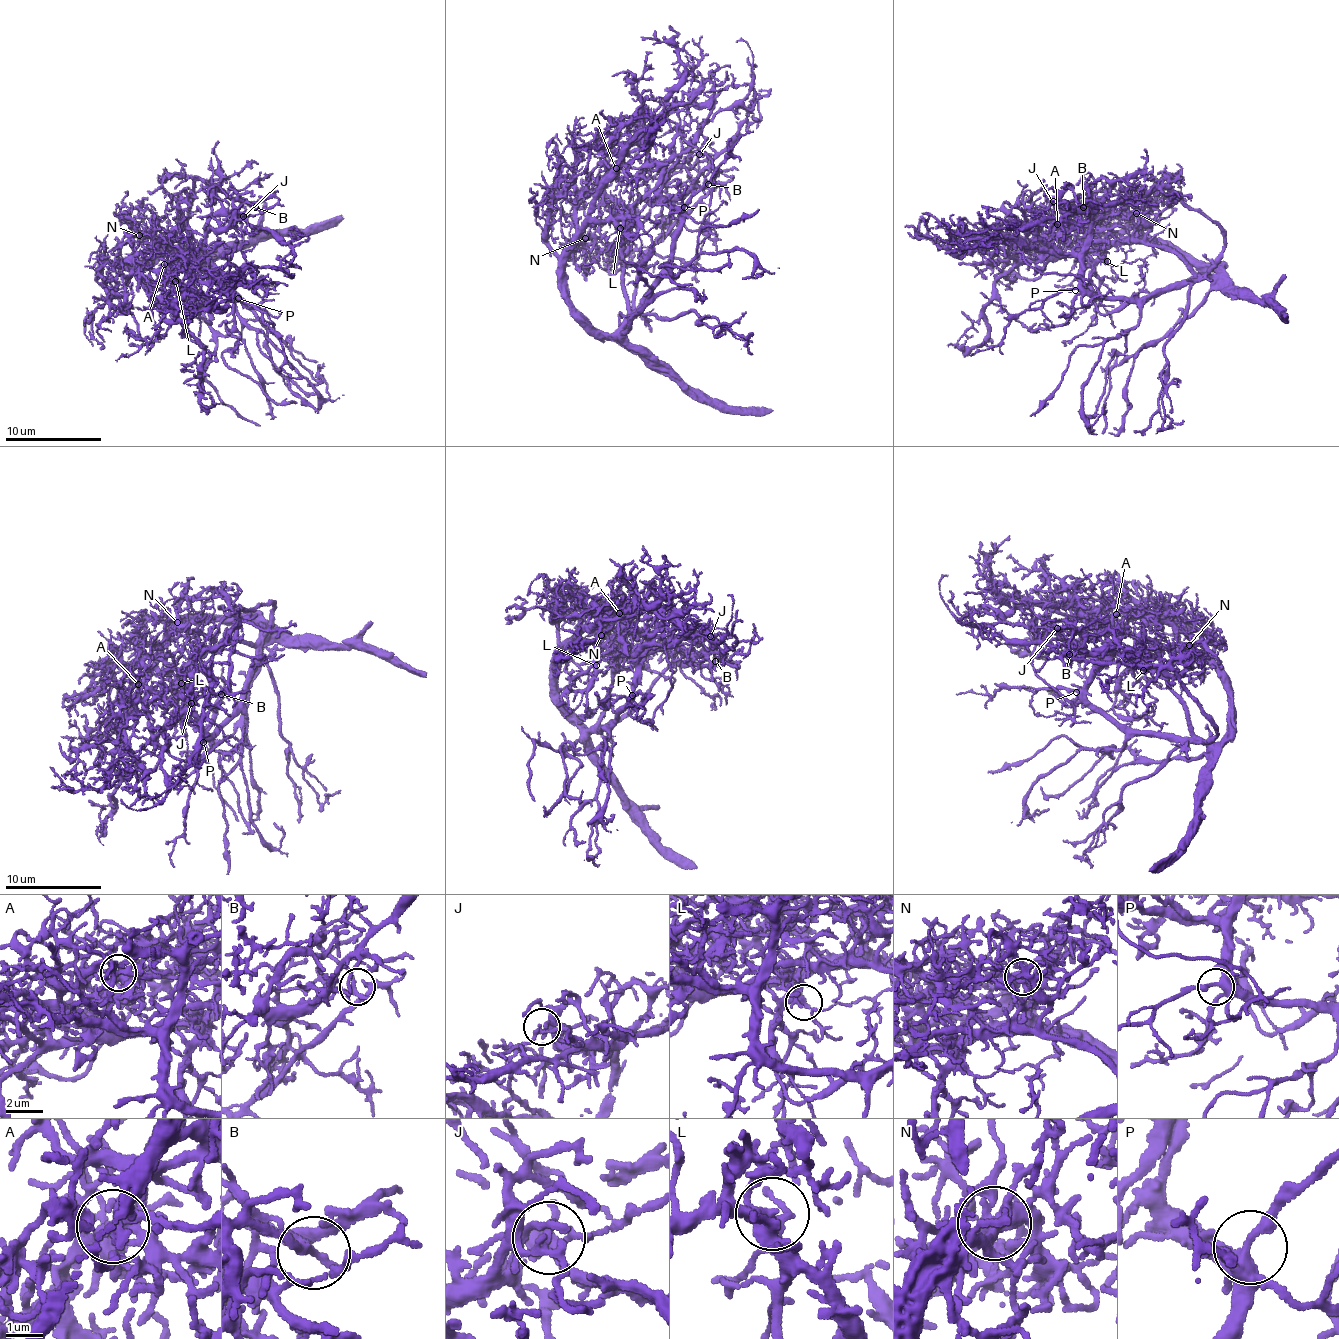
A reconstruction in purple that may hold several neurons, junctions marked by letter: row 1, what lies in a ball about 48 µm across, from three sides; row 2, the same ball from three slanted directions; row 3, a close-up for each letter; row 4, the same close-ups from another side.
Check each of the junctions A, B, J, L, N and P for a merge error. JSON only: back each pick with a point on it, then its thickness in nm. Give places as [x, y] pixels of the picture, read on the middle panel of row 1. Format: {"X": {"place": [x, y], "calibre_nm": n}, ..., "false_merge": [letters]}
{"false_merge": []}

